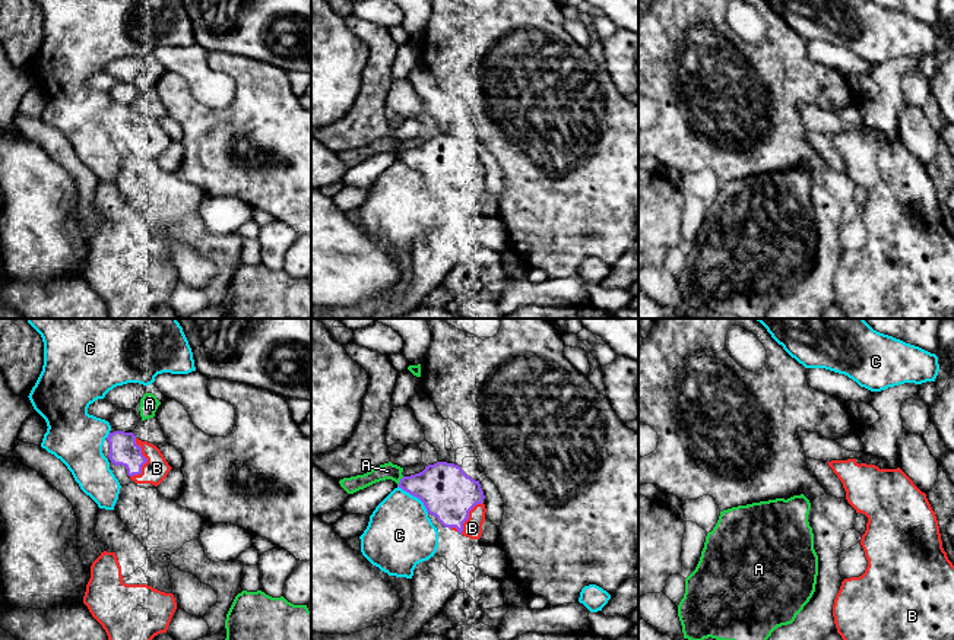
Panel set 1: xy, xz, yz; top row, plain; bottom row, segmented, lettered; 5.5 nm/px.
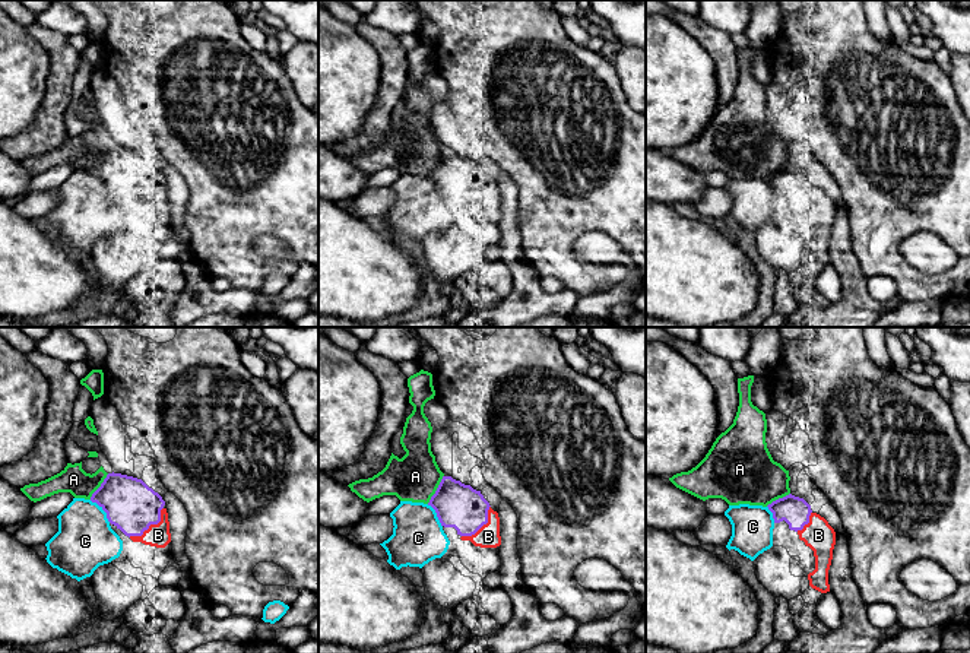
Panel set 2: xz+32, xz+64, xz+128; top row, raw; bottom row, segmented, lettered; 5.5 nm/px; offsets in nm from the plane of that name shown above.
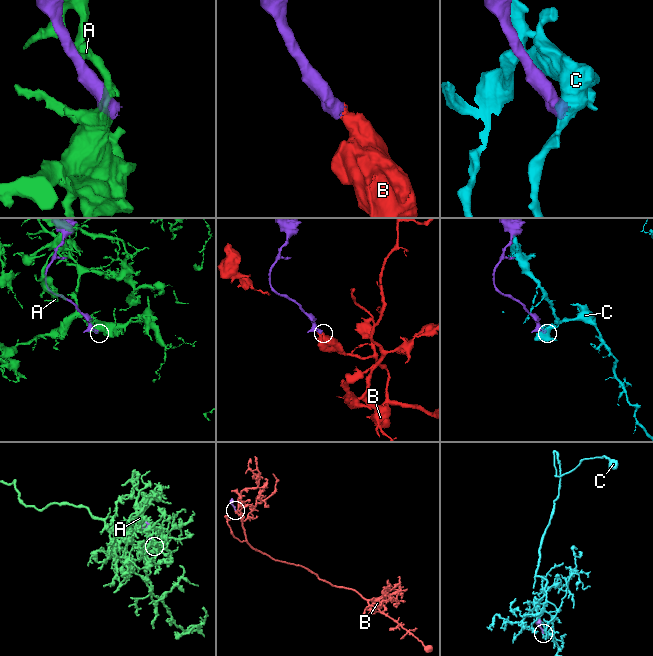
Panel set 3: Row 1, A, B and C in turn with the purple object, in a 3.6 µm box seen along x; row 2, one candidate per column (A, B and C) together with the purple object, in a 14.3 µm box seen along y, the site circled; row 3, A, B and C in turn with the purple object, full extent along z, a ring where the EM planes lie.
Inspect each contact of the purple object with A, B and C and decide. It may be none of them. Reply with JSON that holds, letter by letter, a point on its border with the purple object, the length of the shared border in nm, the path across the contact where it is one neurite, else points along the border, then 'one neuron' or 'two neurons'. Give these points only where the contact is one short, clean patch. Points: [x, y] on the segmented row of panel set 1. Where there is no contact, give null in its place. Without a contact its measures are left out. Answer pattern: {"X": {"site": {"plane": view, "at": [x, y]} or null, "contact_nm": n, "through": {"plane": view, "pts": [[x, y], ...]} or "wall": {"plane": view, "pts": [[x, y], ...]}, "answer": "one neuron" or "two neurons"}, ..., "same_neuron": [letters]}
{"A": {"site": {"plane": "xz", "at": [401, 481]}, "contact_nm": 70, "answer": "two neurons"}, "B": {"site": {"plane": "xy", "at": [146, 461]}, "contact_nm": 220, "answer": "one neuron"}, "C": {"site": {"plane": "xz", "at": [415, 496]}, "contact_nm": 220, "answer": "two neurons"}, "same_neuron": ["B"]}

